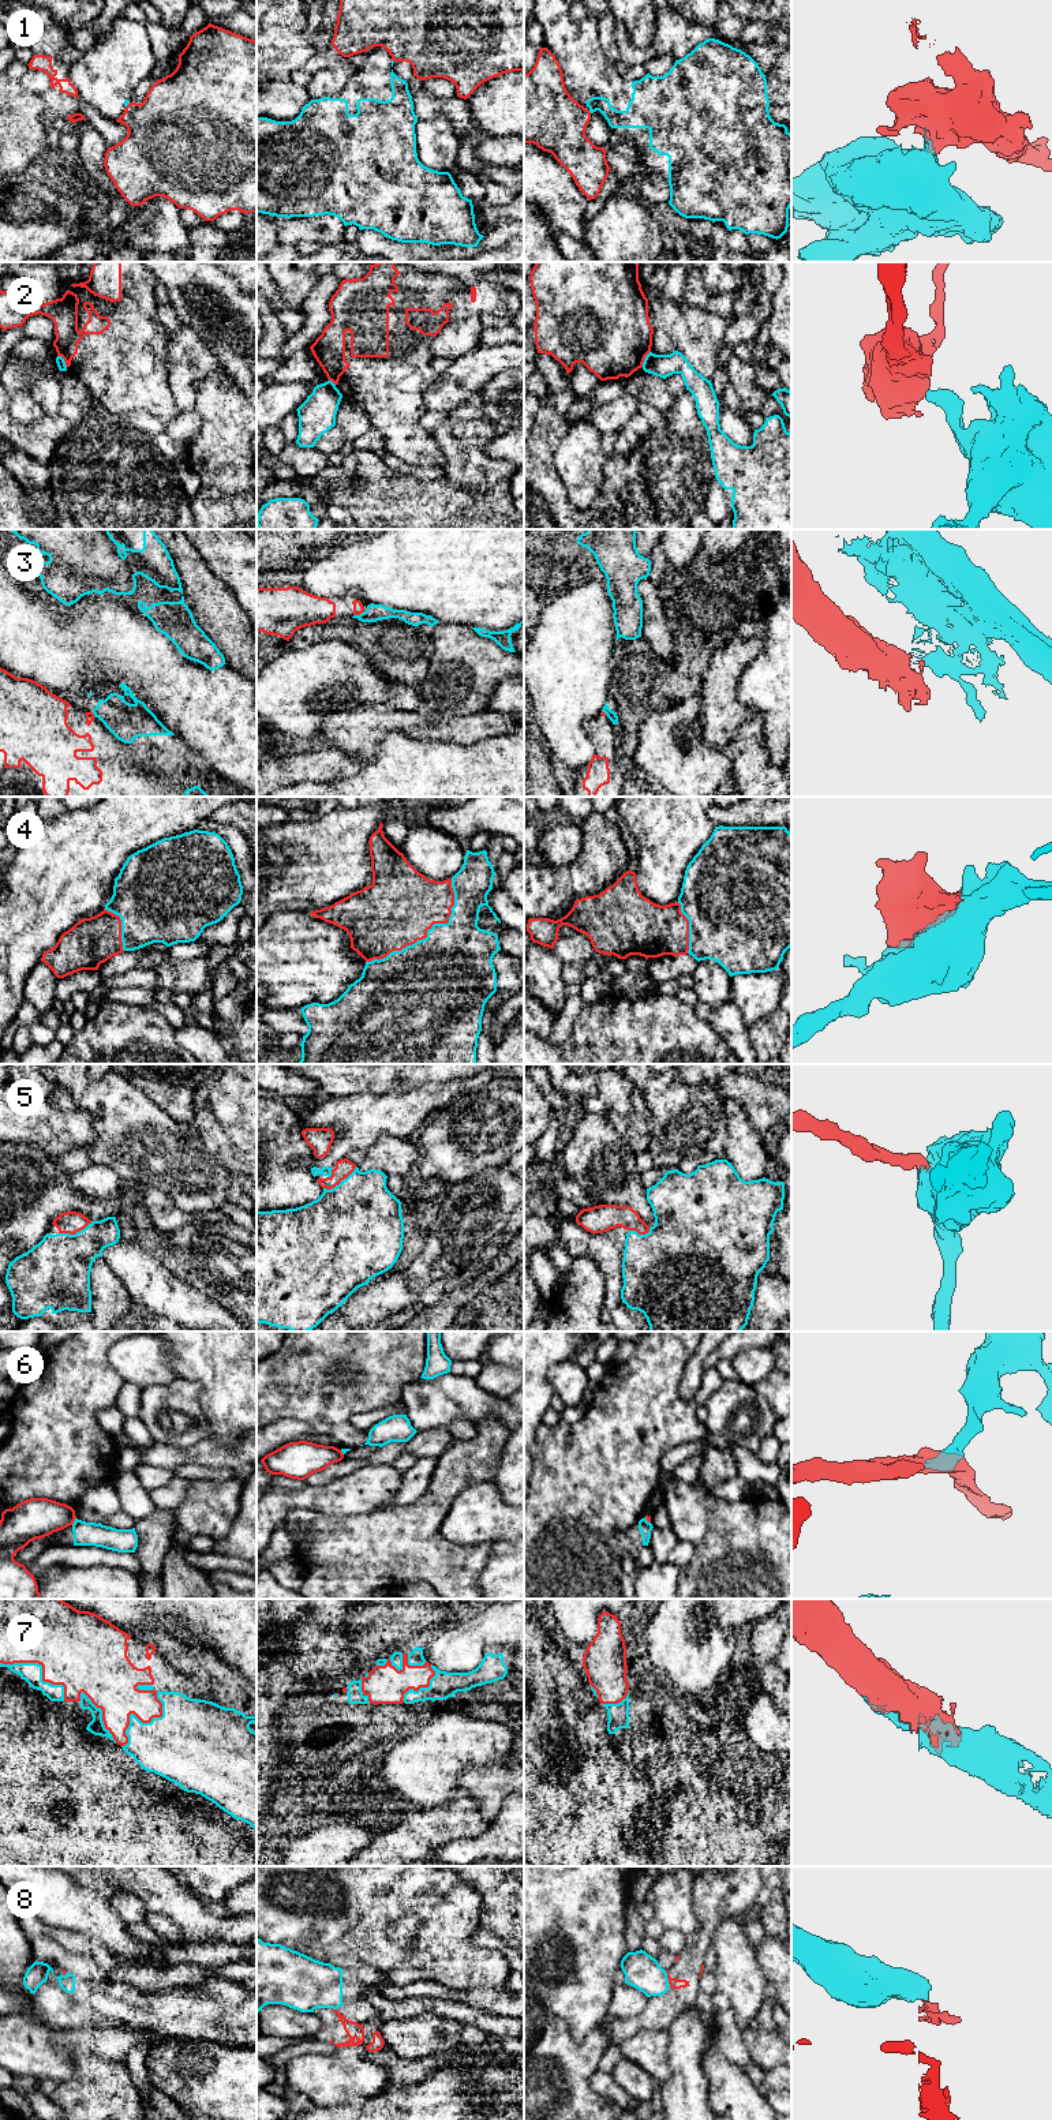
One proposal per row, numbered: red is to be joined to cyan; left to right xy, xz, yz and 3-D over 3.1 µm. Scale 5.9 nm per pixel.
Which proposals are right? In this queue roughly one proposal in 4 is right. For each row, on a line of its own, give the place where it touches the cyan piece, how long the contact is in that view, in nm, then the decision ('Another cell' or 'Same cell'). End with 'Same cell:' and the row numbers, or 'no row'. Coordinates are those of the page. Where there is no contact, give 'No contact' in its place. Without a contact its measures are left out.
1: Touches cyan at xy (127, 104). Shared border 40 nm. Another cell
2: Touches cyan at yz (644, 359). Shared border 110 nm. Another cell
3: Touches cyan at xz (360, 614). Shared border 80 nm. Another cell
4: Touches cyan at xz (427, 932). Shared border 700 nm. Same cell
5: Touches cyan at xz (341, 1182). Shared border 240 nm. Same cell
6: Touches cyan at xy (74, 1521). Shared border 50 nm. Another cell
7: Touches cyan at xy (41, 1670). Shared border 440 nm. Same cell
8: Touches cyan at yz (667, 1978). Shared border 90 nm. Another cell
Same cell: 4, 5, 7

